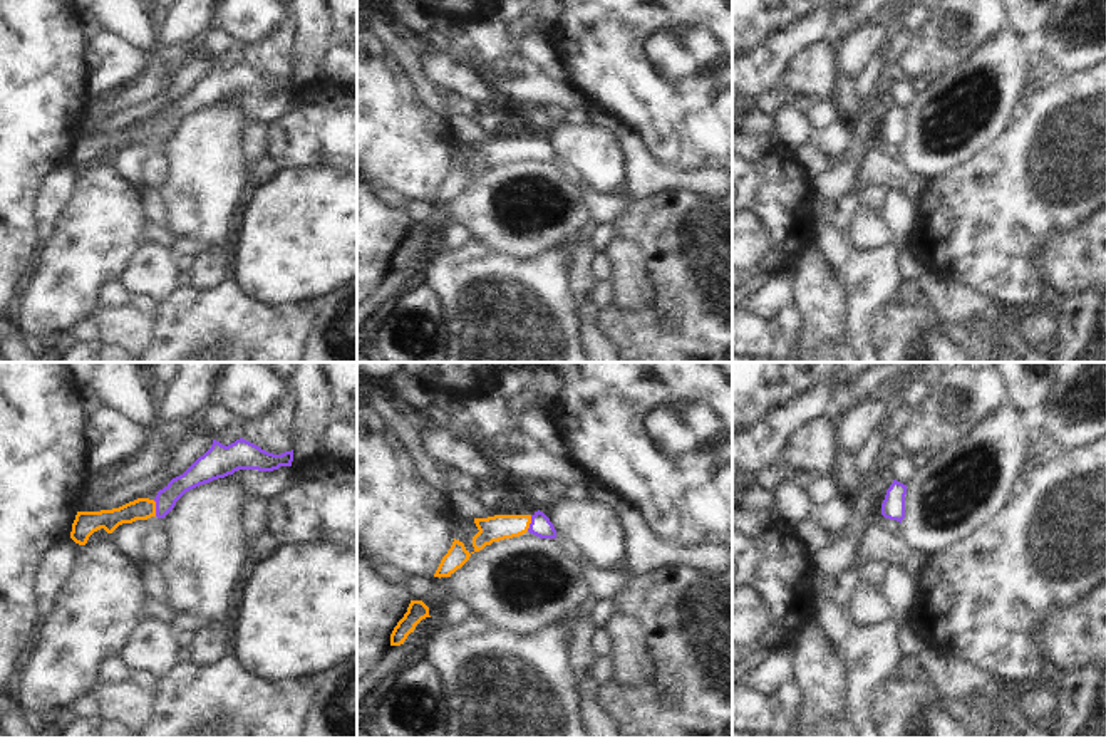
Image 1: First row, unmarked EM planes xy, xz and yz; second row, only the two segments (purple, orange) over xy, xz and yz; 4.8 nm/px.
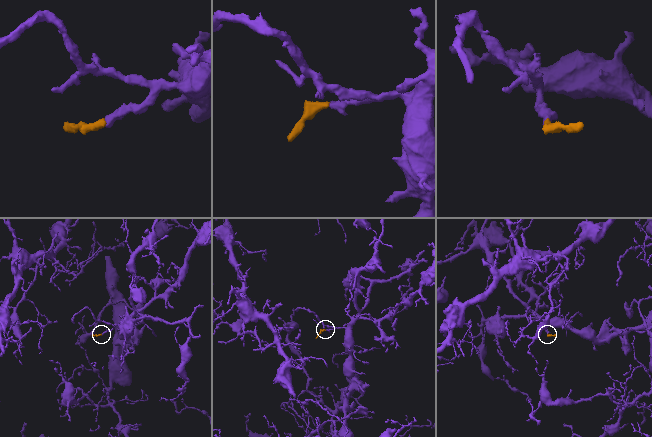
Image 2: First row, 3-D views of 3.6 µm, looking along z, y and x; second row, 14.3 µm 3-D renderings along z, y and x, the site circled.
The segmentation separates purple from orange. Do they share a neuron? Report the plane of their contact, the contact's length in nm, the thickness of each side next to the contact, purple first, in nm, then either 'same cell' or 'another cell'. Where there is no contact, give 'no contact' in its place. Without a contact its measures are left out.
xy | 80 nm | 100/110 nm | same cell

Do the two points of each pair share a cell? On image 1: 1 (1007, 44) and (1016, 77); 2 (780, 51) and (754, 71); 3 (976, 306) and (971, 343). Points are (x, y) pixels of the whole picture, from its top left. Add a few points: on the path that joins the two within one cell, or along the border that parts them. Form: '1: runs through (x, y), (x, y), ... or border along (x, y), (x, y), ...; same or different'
1: runs through (1007, 52), (1007, 69); same
2: runs through (773, 56), (761, 67); same
3: border along (942, 321), (961, 324); different

